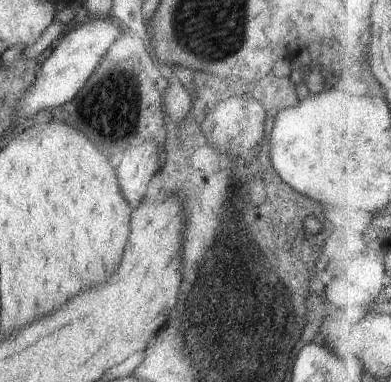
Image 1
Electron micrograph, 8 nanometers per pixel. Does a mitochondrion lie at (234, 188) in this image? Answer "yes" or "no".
no

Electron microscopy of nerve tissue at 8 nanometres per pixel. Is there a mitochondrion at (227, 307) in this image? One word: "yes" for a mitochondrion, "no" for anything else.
yes

